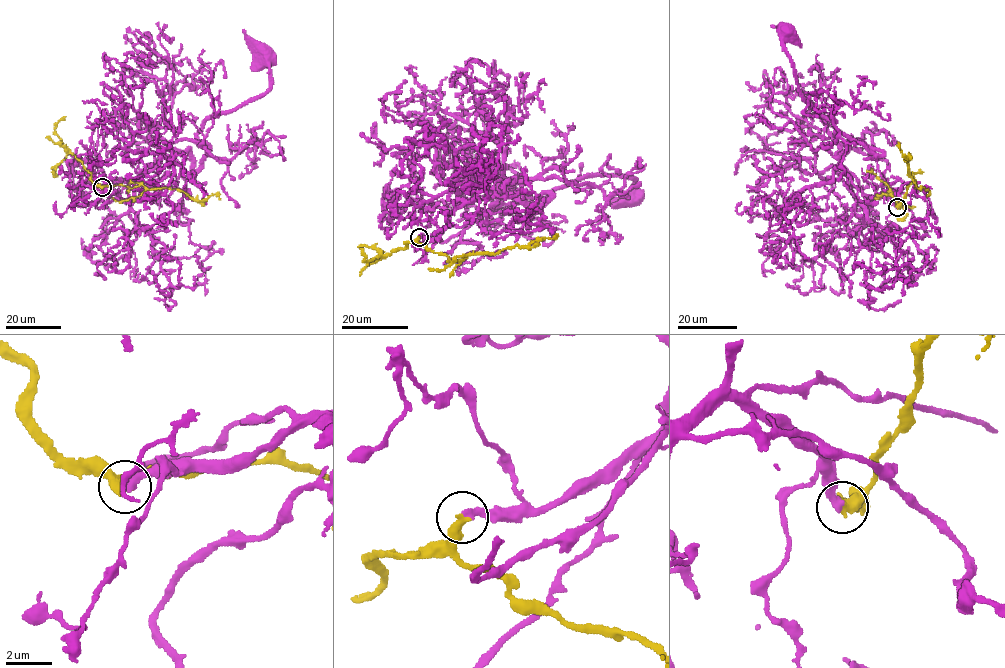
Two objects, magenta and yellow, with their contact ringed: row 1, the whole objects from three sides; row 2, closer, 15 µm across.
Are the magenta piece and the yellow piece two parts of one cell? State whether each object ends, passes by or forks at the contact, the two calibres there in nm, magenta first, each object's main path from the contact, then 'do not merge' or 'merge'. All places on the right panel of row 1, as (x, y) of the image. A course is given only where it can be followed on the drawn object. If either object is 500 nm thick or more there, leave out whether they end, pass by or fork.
magenta ends | yellow ends | 380/440 nm | magenta via (897, 207), (864, 194), (841, 164), (852, 141), (882, 153), (835, 133), (806, 100), (788, 30) | yellow via (897, 207), (907, 186), (915, 181), (904, 159), (909, 158), (906, 158), (899, 146), (900, 150) | merge

